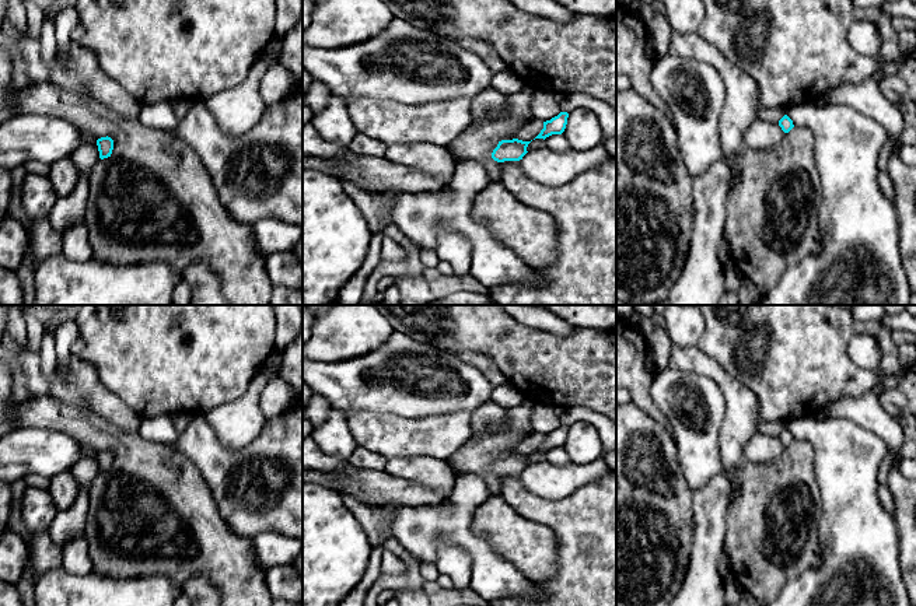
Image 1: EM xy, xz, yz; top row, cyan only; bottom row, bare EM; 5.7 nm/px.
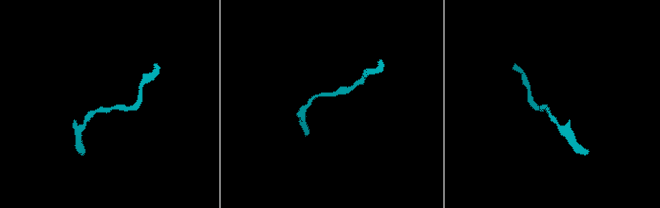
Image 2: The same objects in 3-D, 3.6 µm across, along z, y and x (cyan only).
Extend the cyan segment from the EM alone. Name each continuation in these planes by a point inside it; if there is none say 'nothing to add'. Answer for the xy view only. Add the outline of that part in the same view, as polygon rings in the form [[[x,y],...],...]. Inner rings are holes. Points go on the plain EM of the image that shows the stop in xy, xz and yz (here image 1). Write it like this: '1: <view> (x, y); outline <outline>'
nothing to add

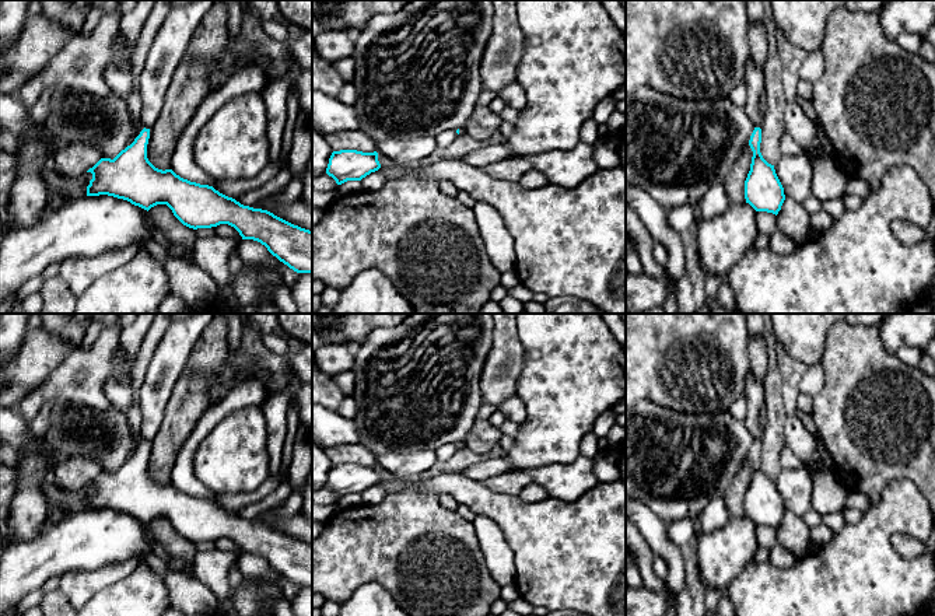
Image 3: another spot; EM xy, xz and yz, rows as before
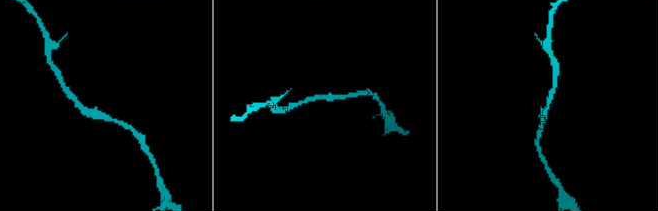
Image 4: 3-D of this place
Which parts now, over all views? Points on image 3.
nothing to add

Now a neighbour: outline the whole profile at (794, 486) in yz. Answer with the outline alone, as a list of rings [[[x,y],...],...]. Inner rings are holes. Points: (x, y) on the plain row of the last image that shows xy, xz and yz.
[[[806,466],[781,469],[774,483],[785,511],[803,517],[812,508],[812,477]]]

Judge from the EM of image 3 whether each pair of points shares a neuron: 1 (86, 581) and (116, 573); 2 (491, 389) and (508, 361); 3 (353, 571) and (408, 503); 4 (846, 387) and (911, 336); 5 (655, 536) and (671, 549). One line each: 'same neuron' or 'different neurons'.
1: same neuron
2: same neuron
3: same neuron
4: different neurons
5: same neuron

